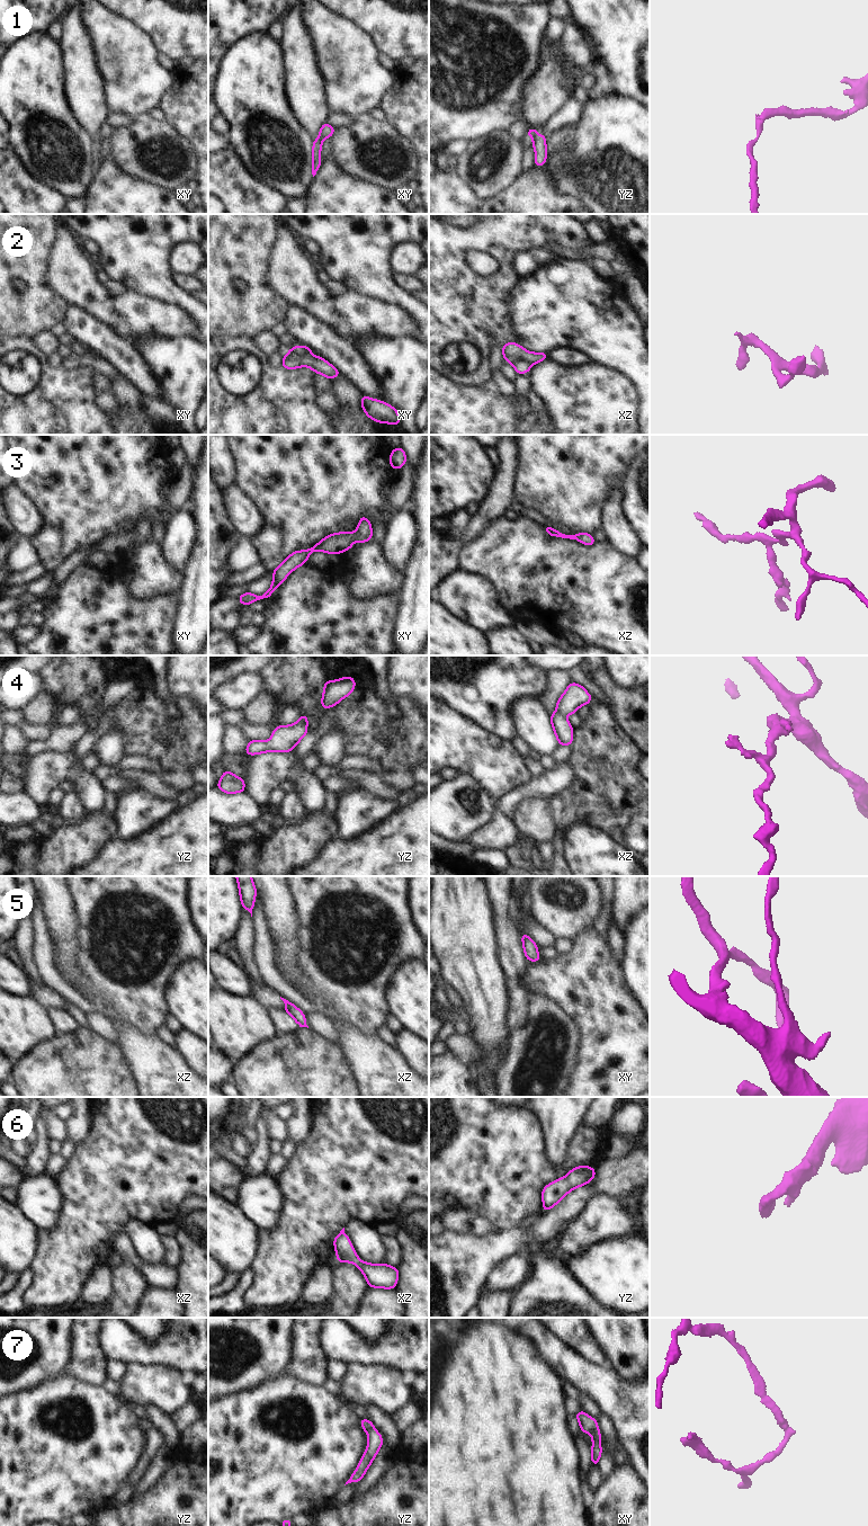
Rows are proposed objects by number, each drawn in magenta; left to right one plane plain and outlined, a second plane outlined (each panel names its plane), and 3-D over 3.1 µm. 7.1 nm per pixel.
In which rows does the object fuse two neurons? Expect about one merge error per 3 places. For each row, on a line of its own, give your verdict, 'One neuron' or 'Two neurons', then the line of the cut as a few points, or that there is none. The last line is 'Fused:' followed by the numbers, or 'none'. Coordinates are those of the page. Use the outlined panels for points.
1: Two neurons. Split along yz (536, 133), (533, 143)
2: One neuron. No split
3: One neuron. No split
4: One neuron. No split
5: One neuron. No split
6: One neuron. No split
7: One neuron. No split
Fused: 1.

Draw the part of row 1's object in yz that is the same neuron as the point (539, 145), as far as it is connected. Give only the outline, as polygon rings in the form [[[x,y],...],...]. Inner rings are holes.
[[[544,133],[540,136],[536,134],[535,142],[533,143],[533,148],[535,150],[535,167],[543,167],[547,159],[547,149],[546,149],[546,141]]]

